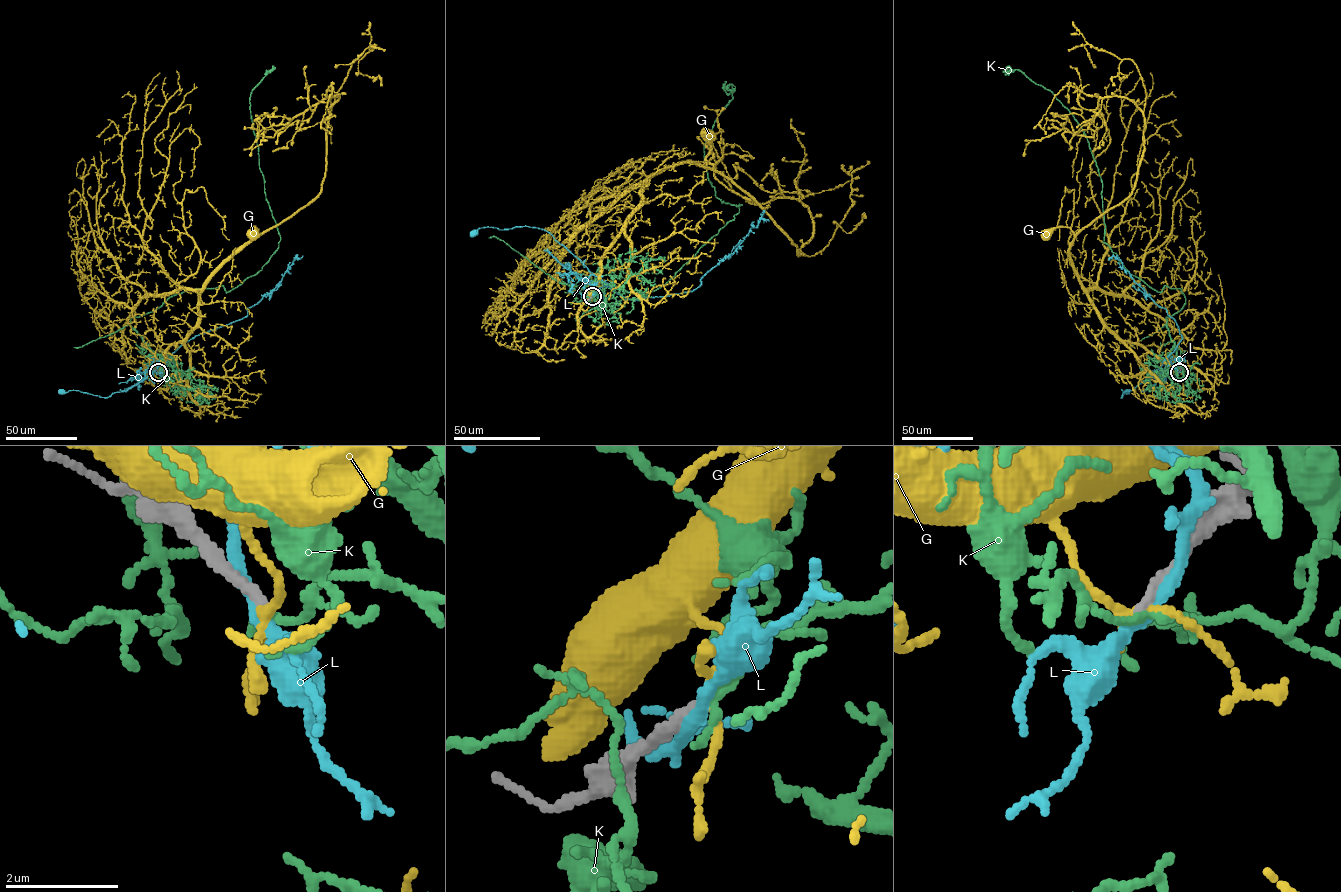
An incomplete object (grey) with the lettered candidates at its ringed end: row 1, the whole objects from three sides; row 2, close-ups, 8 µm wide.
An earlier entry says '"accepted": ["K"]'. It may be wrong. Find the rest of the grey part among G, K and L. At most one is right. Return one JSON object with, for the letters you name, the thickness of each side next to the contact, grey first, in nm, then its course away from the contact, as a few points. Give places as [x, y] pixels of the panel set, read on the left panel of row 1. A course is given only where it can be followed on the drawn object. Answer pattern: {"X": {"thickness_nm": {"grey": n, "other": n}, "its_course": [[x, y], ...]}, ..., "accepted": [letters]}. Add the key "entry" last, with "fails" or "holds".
{"accepted": [], "entry": "fails"}

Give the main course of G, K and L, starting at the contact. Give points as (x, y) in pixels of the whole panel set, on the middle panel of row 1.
G: (592, 297), (599, 259), (641, 204), (641, 186), (652, 176), (683, 163), (711, 168), (706, 159), (707, 134)
K: (592, 296), (557, 281), (600, 304), (644, 296), (739, 211), (716, 197), (704, 160), (732, 98), (726, 81)
L: (591, 297), (590, 271), (547, 231), (523, 226), (505, 229), (486, 227), (474, 233)

